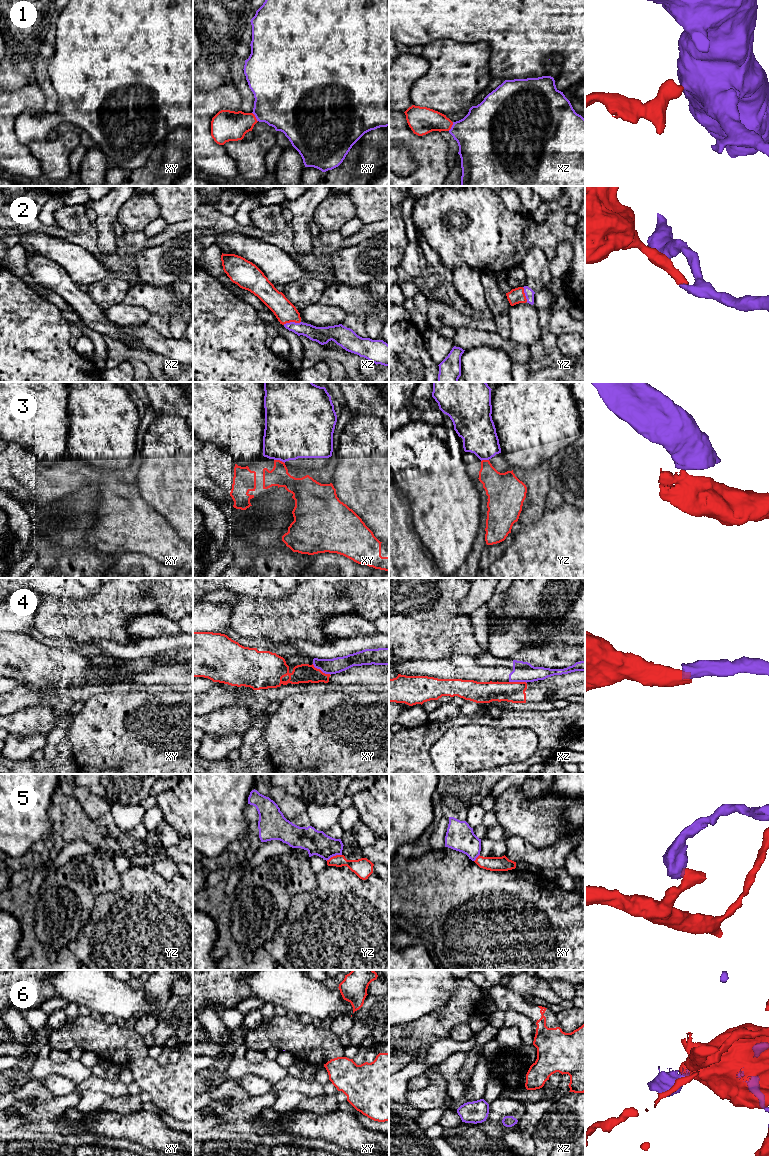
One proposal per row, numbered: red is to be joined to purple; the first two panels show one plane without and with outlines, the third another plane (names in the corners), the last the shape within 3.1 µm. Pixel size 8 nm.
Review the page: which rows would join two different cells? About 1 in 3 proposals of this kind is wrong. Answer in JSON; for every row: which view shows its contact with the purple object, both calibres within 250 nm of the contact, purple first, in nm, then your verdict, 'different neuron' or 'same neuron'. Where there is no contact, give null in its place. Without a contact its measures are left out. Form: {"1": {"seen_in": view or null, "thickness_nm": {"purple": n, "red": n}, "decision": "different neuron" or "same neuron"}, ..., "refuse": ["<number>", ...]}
{"1": {"seen_in": "xy", "thickness_nm": {"purple": 440, "red": 240}, "decision": "same neuron"}, "2": {"seen_in": "xz", "thickness_nm": {"purple": 130, "red": 170}, "decision": "same neuron"}, "3": {"seen_in": "xy", "thickness_nm": {"purple": 440, "red": 160}, "decision": "different neuron"}, "4": {"seen_in": "xy", "thickness_nm": {"purple": 130, "red": 160}, "decision": "different neuron"}, "5": {"seen_in": "yz", "thickness_nm": {"purple": 190, "red": 140}, "decision": "different neuron"}, "6": {"seen_in": null, "decision": "different neuron"}, "refuse": ["3", "4", "5", "6"]}

